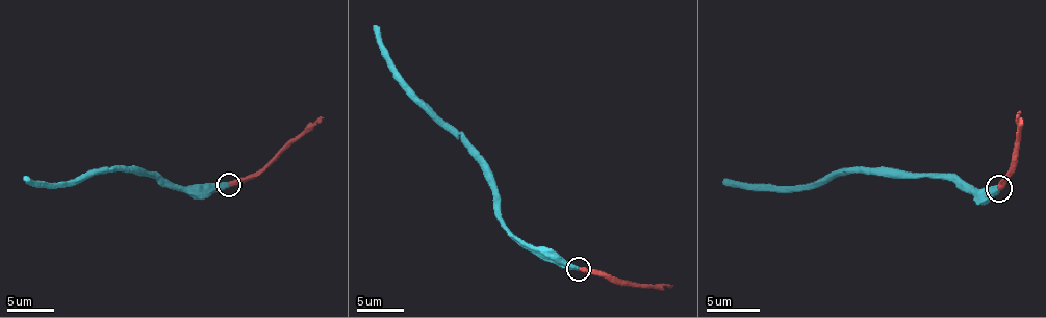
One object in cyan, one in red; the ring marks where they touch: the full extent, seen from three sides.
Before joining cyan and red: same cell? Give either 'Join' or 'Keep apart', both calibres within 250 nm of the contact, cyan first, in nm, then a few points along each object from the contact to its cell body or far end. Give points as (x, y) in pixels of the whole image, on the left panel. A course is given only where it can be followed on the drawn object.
Join. Thickness 500 nm (cyan) against 400 nm. Course of cyan: (228, 184), (167, 186), (151, 175), (92, 169), (78, 179), (52, 184), (24, 179). Course of red: (230, 184), (263, 173), (324, 118)

